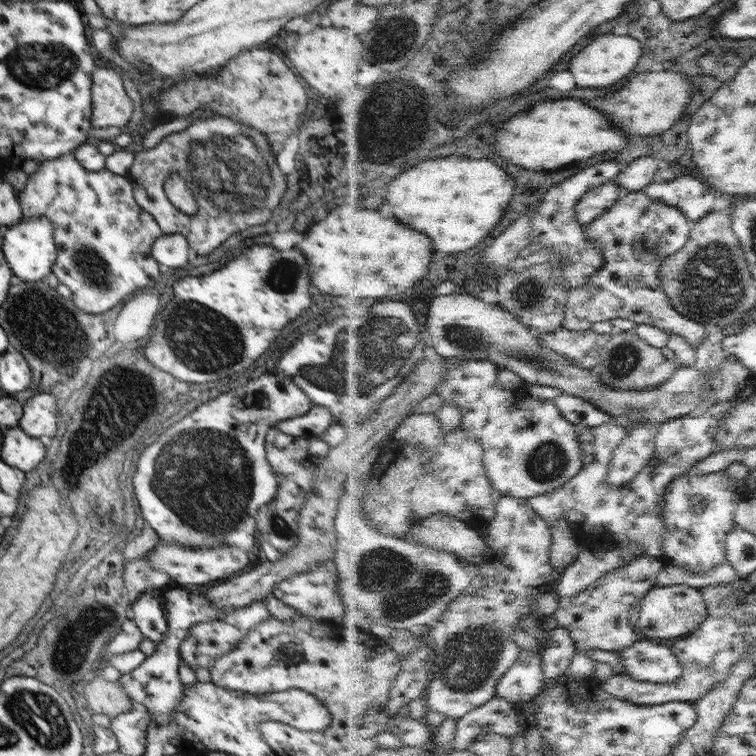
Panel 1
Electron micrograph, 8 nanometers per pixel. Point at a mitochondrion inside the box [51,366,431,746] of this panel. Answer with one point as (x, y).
(205, 477)

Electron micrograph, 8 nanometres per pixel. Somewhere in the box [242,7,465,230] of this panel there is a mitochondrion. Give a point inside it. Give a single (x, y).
(385, 52)

